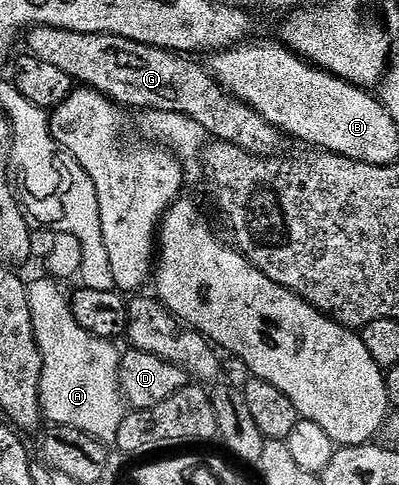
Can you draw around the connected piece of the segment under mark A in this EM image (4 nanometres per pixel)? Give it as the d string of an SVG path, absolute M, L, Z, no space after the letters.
M31 280L28 285L34 338L38 341L38 350L42 352L42 412L45 420L55 425L71 425L100 442L113 443L124 416L122 392L118 390L119 350L114 350L115 346L111 342L84 331L70 310L67 294L65 297L53 280L45 280Z

